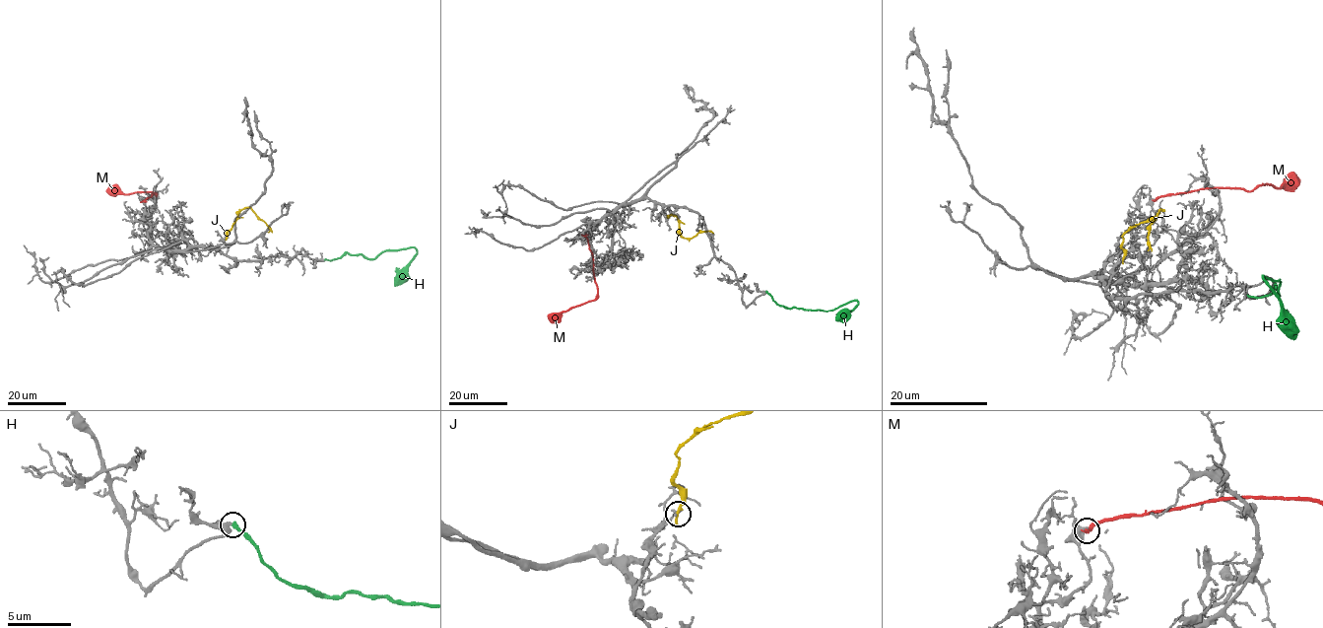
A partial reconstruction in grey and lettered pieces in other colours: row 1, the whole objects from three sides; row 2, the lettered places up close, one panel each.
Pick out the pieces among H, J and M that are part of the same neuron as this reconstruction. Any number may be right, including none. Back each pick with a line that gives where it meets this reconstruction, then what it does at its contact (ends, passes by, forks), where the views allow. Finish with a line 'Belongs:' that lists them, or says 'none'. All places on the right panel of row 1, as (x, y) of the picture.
H: contact (1248, 296); it ends
Belongs: H

